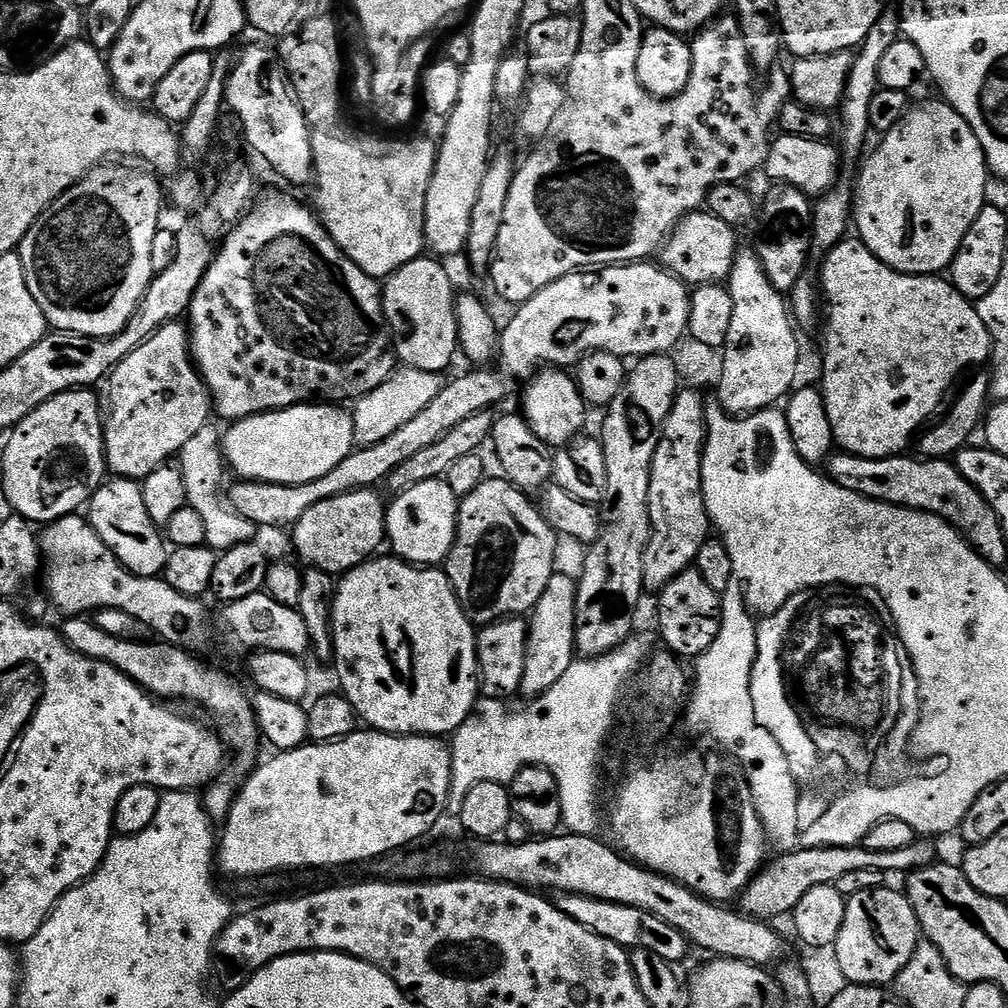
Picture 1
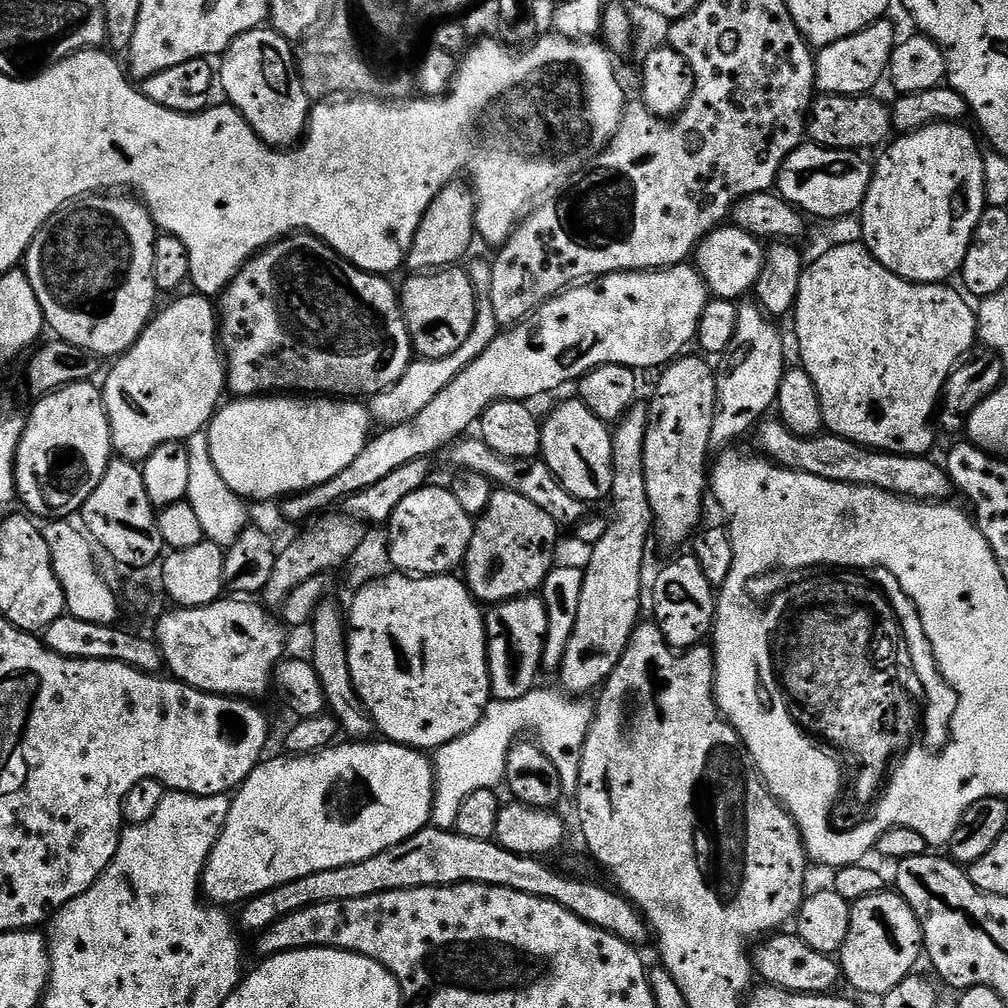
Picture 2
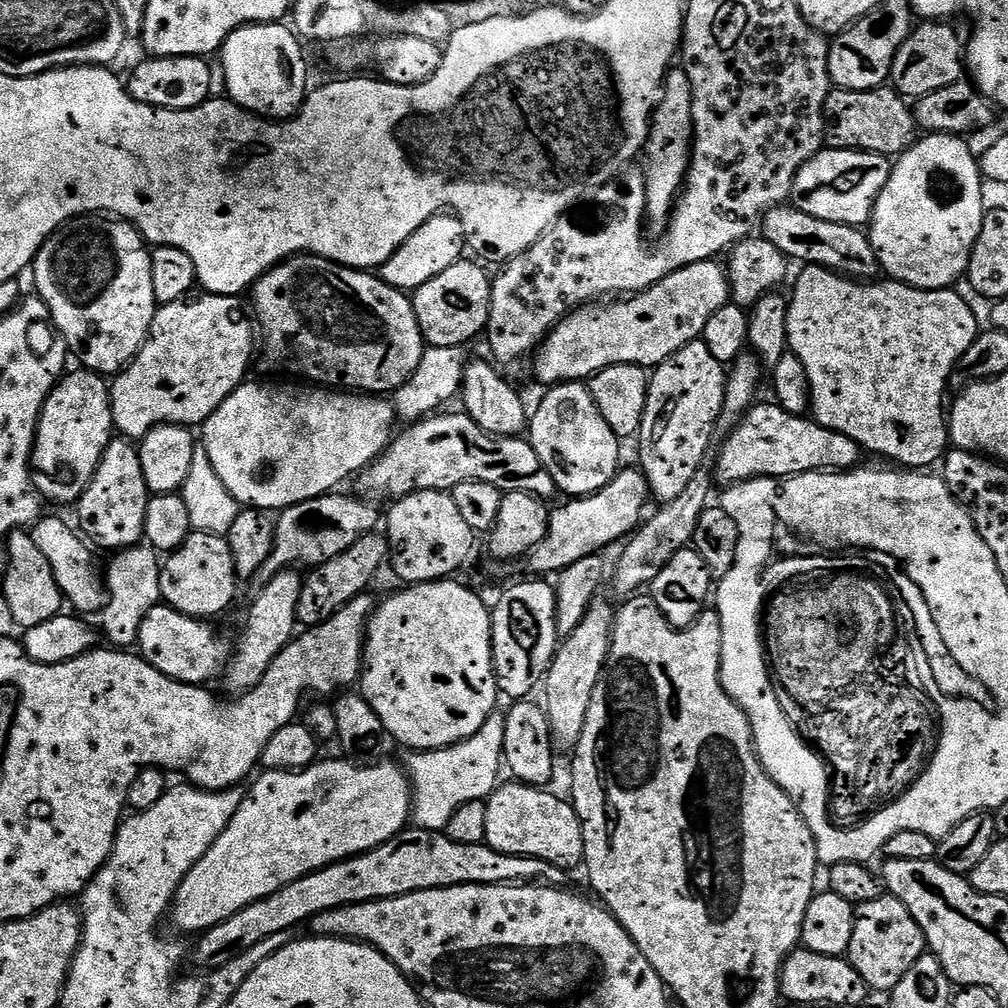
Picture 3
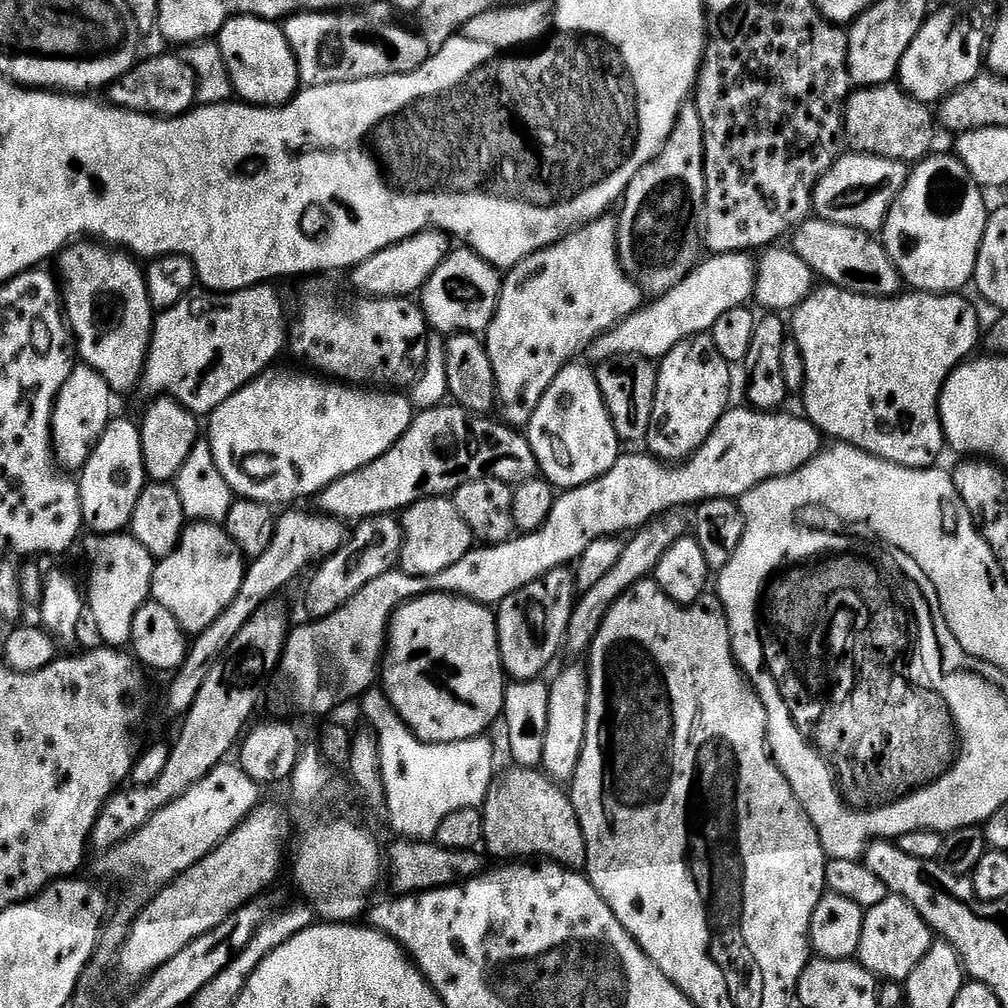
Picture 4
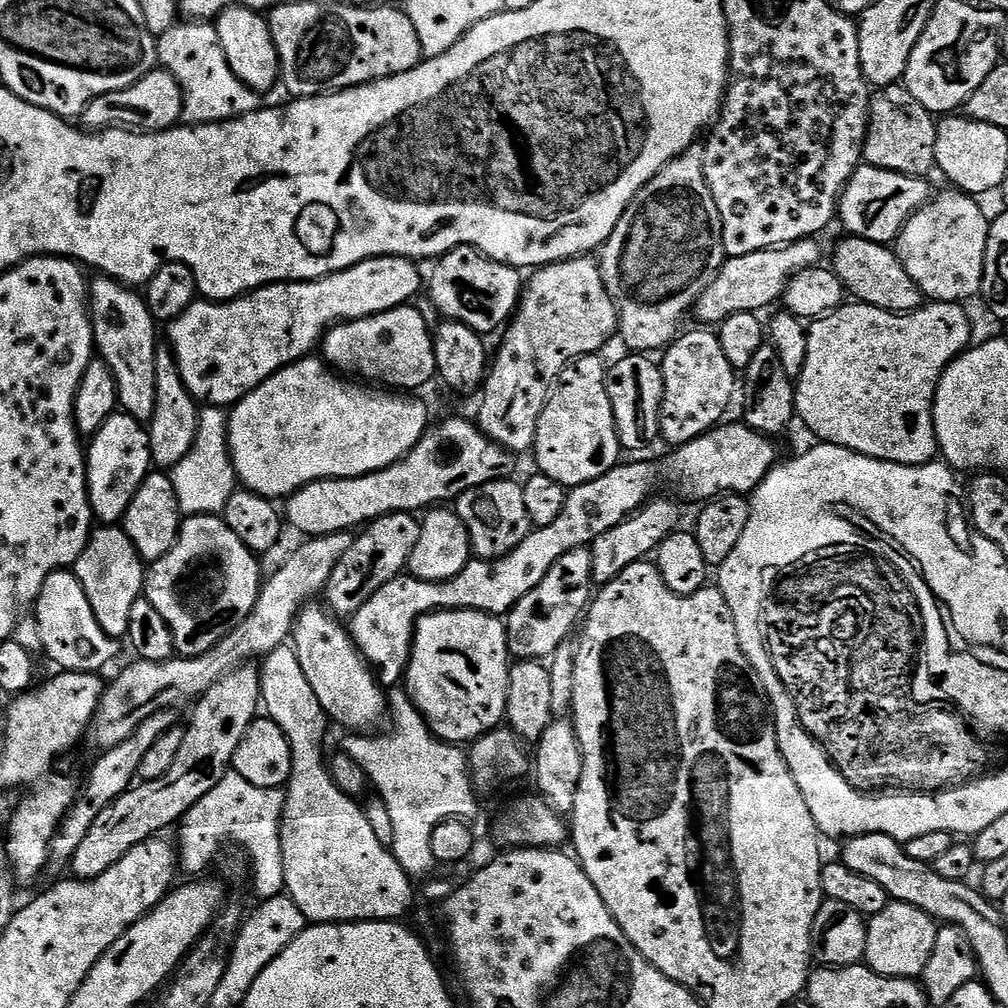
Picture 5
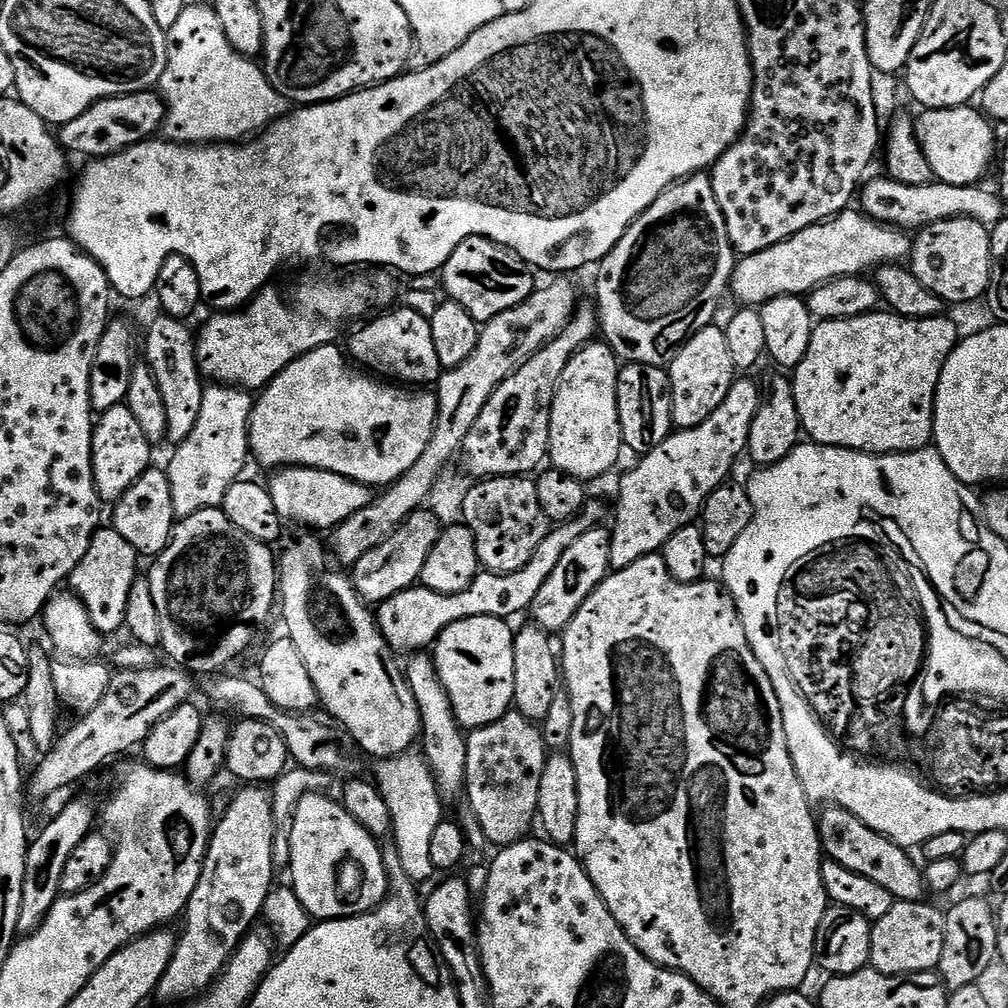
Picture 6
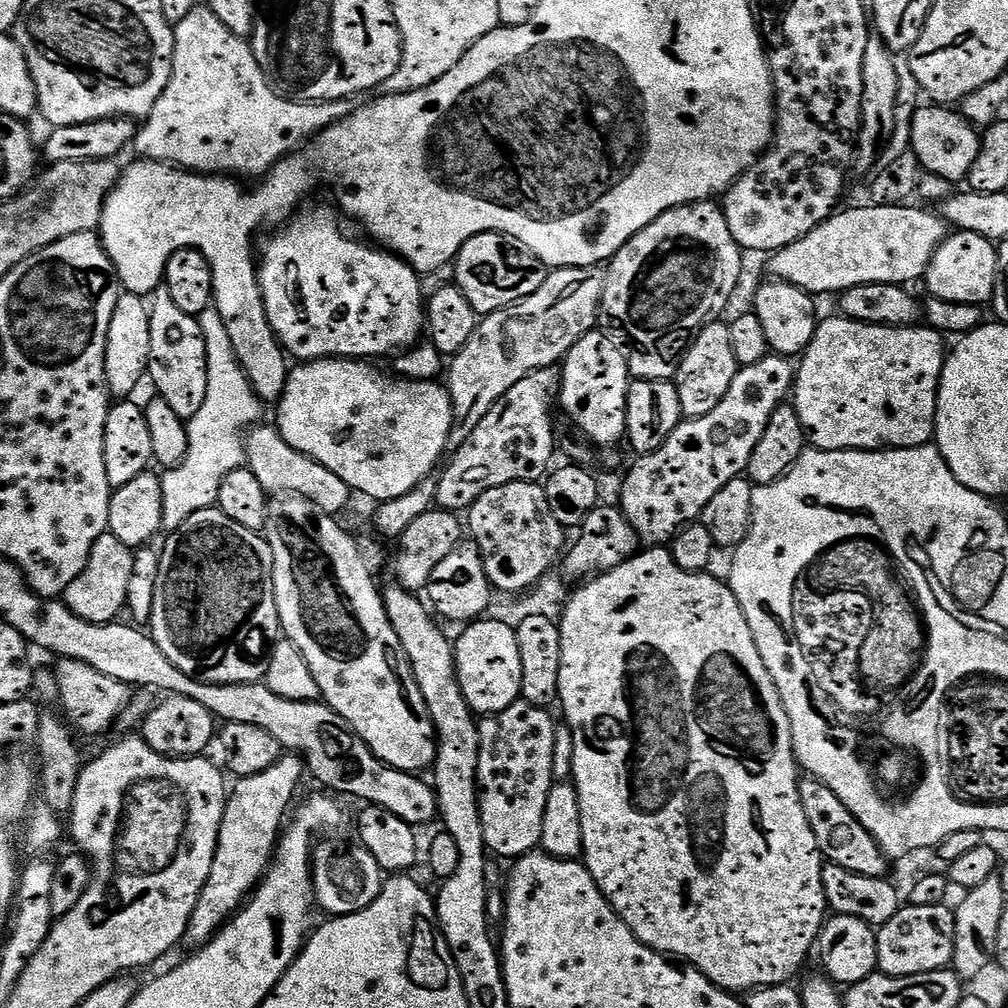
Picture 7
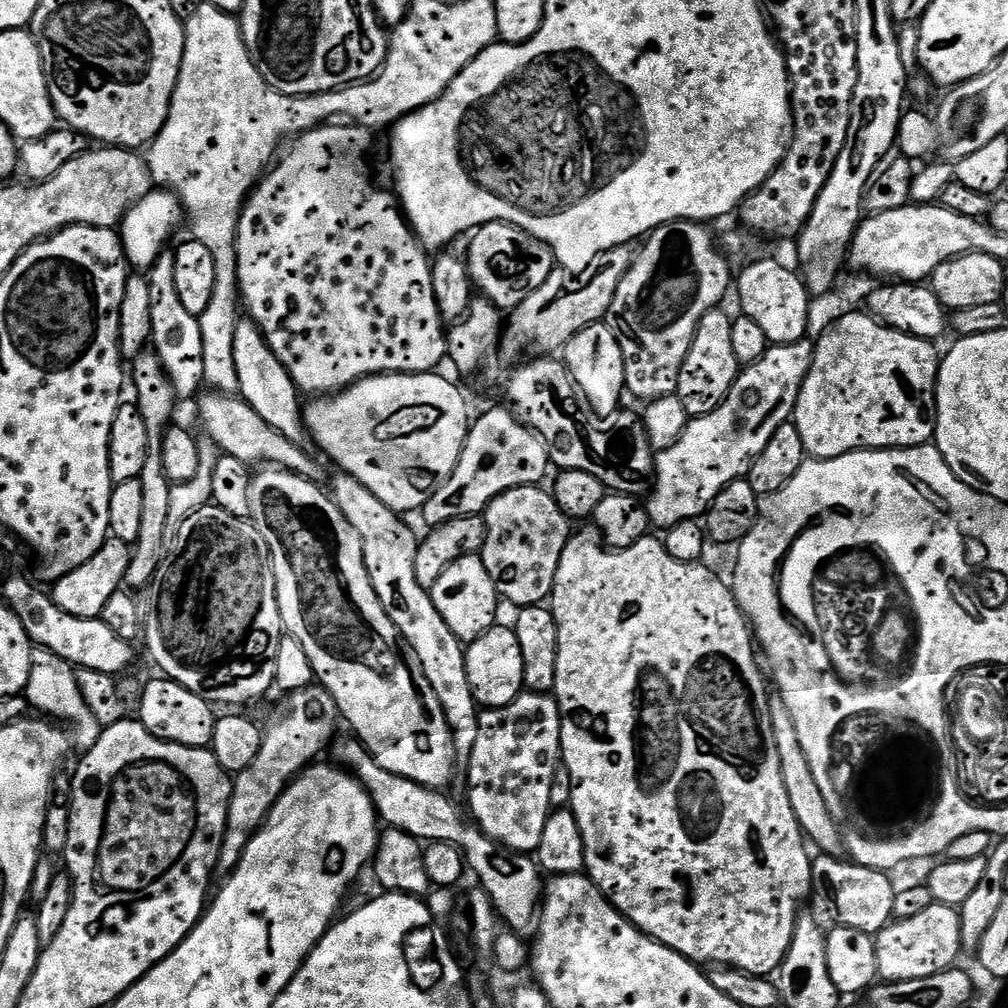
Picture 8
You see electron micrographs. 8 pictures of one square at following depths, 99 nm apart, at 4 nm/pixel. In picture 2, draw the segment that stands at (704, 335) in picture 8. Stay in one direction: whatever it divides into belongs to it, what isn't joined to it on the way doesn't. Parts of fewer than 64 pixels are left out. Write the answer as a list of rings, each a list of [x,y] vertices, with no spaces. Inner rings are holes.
[[[687,356],[671,361],[659,373],[660,381],[656,384],[656,397],[650,403],[644,443],[646,494],[652,507],[655,535],[660,535],[664,544],[687,541],[701,527],[704,492],[706,496],[710,488],[708,443],[710,426],[714,426],[716,372],[706,361]]]

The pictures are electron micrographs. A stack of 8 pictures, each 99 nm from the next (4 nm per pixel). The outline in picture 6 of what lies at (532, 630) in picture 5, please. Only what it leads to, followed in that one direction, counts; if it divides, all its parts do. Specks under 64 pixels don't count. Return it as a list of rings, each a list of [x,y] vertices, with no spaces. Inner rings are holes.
[[[607,527],[591,528],[562,554],[558,566],[554,566],[554,574],[542,582],[542,590],[534,598],[530,609],[531,623],[537,628],[543,628],[549,634],[563,633],[568,624],[578,614],[582,602],[594,594],[594,590],[610,574],[612,563],[610,562],[610,542],[612,533]]]

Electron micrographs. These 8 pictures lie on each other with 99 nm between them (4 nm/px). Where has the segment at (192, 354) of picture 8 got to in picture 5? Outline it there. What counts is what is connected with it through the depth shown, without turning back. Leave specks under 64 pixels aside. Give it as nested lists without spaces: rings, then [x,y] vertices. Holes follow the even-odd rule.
[[[168,346],[156,349],[156,405],[150,423],[147,425],[148,441],[152,451],[152,462],[157,469],[171,470],[194,446],[198,430],[200,408],[198,402],[186,390],[176,365],[176,357]]]

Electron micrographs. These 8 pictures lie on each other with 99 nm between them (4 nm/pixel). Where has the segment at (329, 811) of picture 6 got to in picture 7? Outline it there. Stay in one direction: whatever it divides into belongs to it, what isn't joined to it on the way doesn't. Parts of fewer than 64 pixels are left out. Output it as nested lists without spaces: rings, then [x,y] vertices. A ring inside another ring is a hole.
[[[353,842],[349,848],[336,852],[332,844],[317,843],[314,855],[310,860],[312,870],[312,890],[315,903],[329,917],[349,916],[374,902],[378,898],[380,887],[385,883],[385,877],[380,871],[378,862],[359,843]]]

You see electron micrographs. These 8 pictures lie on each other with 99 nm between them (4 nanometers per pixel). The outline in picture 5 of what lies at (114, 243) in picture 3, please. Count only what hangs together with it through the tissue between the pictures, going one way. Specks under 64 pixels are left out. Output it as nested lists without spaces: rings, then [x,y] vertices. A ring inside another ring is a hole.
[[[101,275],[90,284],[92,338],[99,359],[110,366],[116,383],[119,407],[138,421],[151,421],[156,405],[156,328],[158,321],[150,314],[147,299],[127,284]]]

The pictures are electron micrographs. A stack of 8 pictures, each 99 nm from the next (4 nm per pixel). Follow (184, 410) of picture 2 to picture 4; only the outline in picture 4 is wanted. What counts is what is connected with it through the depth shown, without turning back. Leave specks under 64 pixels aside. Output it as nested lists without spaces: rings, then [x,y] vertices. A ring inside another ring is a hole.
[[[271,283],[255,284],[253,288],[243,288],[237,292],[215,293],[211,290],[194,290],[186,298],[182,298],[182,302],[178,302],[174,306],[163,309],[155,317],[152,325],[152,344],[148,348],[148,358],[144,361],[144,378],[142,381],[143,391],[153,392],[151,395],[156,398],[163,397],[167,394],[171,399],[177,400],[184,408],[196,413],[197,417],[207,417],[218,406],[222,406],[222,402],[226,402],[226,398],[230,398],[238,390],[242,390],[251,380],[263,372],[269,371],[273,367],[272,364],[280,356],[280,351],[285,351],[288,344],[288,334],[290,331],[290,312],[284,309],[284,300],[275,292]]]

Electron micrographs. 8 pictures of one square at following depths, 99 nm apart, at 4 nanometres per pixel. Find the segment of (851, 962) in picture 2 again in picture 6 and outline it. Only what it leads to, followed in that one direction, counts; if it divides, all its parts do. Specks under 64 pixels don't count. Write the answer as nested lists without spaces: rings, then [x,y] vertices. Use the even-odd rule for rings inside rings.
[[[896,900],[890,911],[875,921],[870,938],[871,967],[887,976],[909,976],[915,972],[930,972],[940,967],[944,912],[929,902]]]

